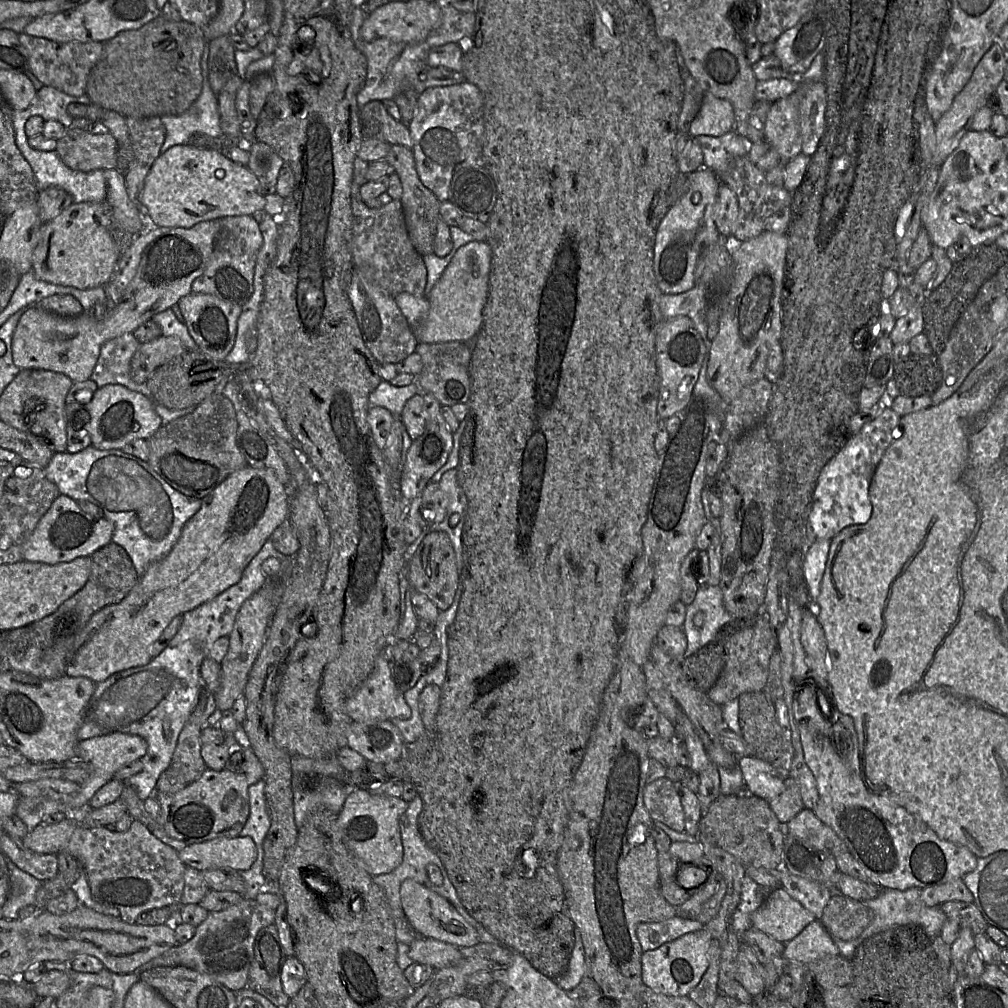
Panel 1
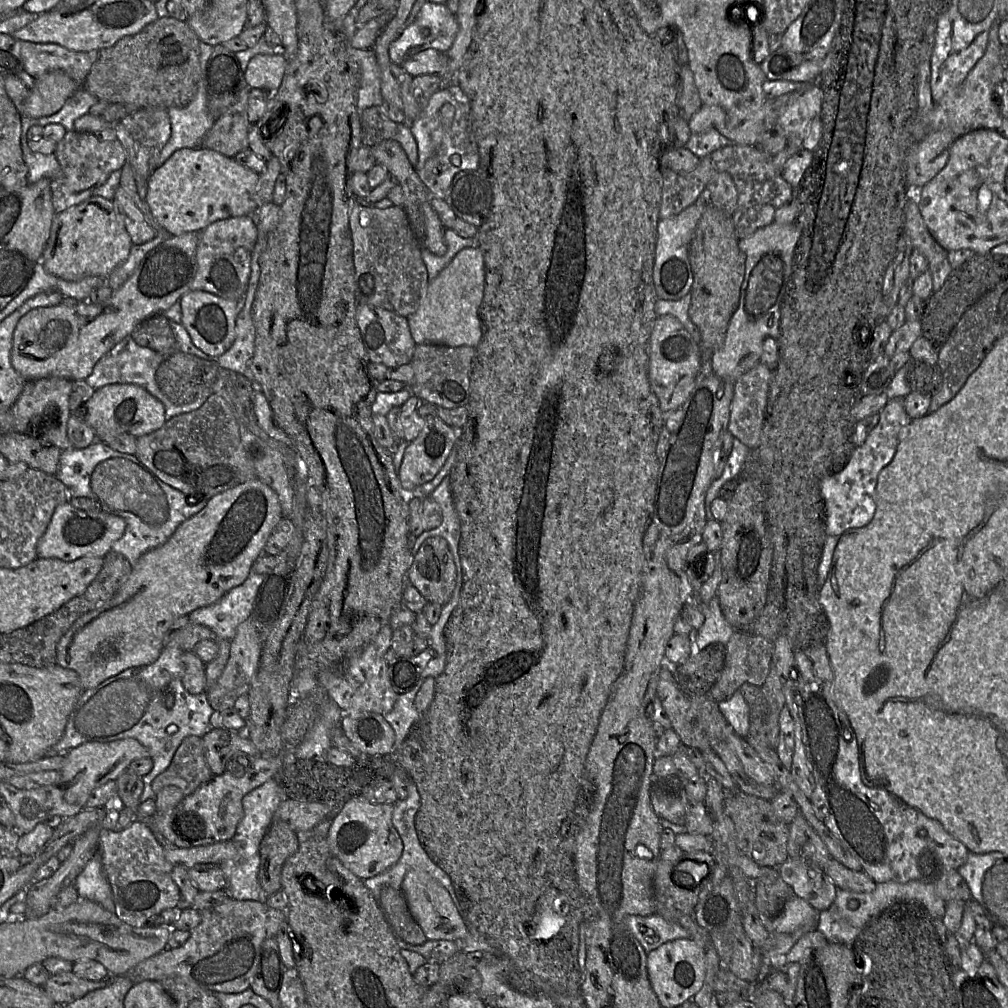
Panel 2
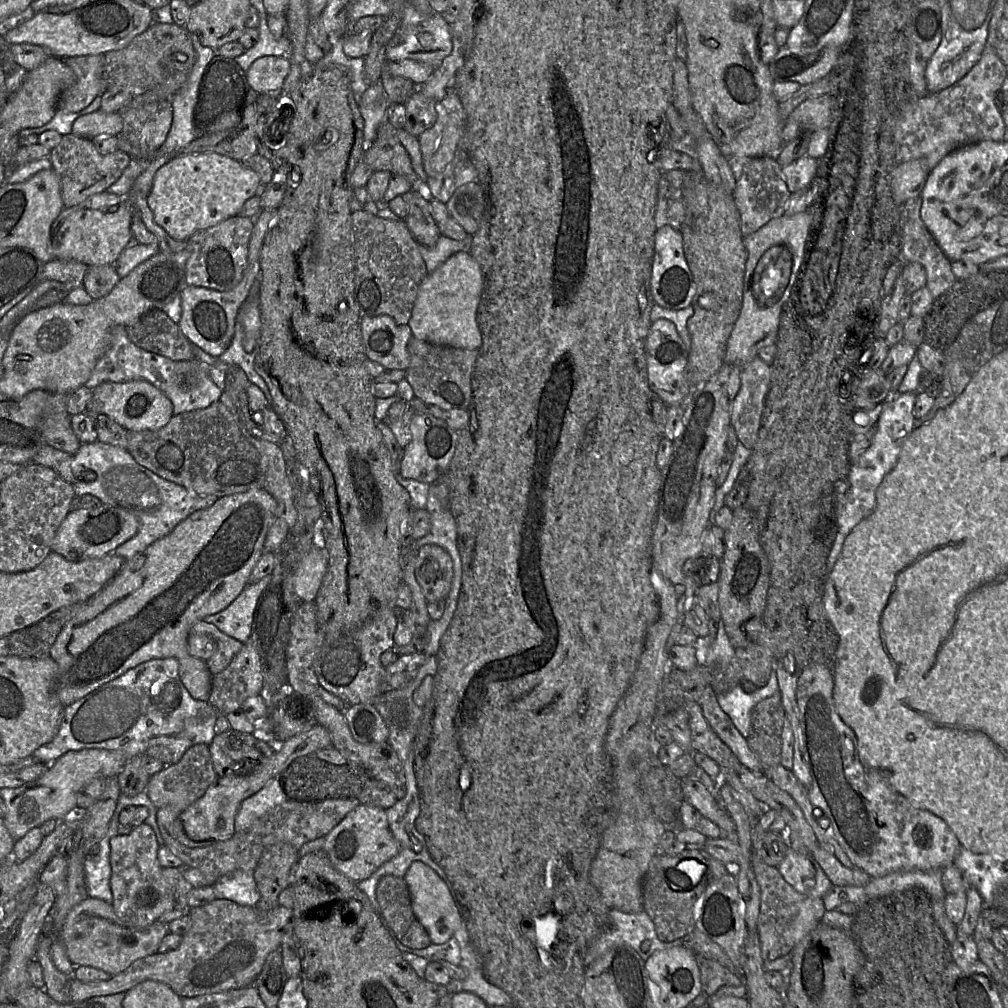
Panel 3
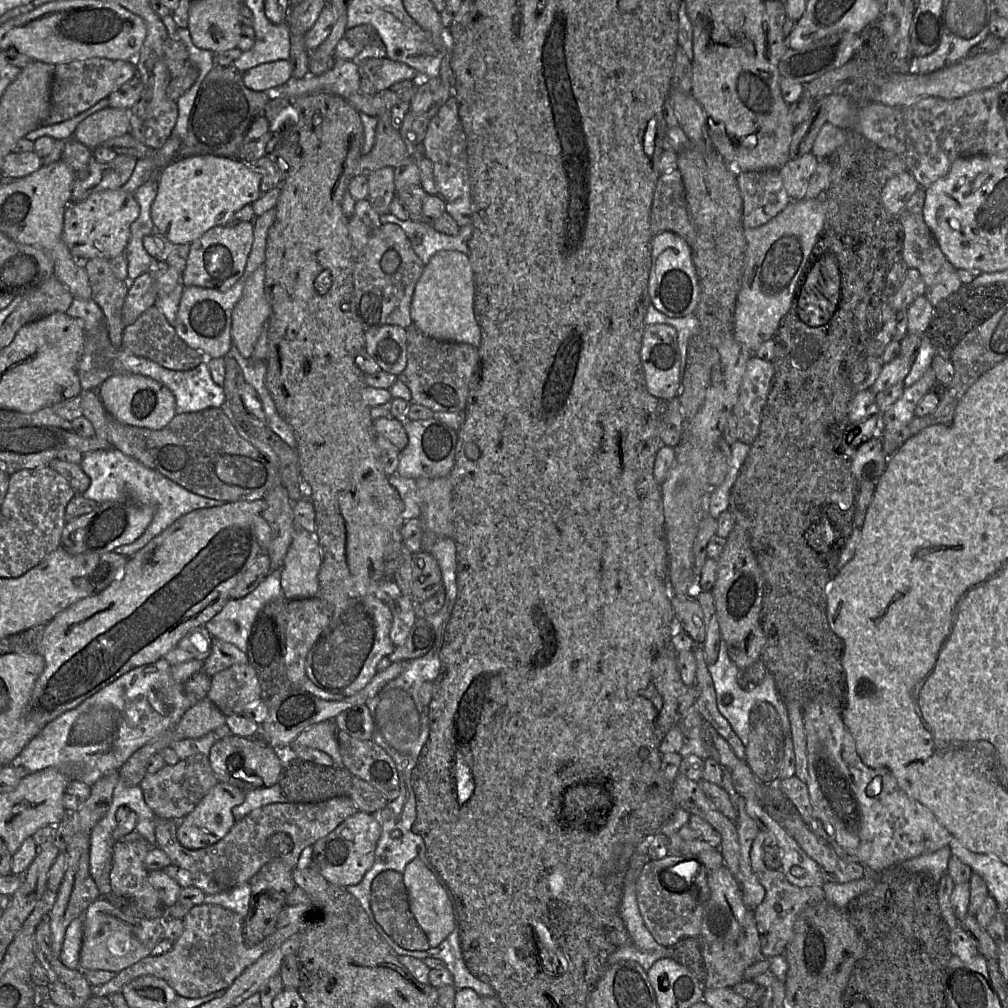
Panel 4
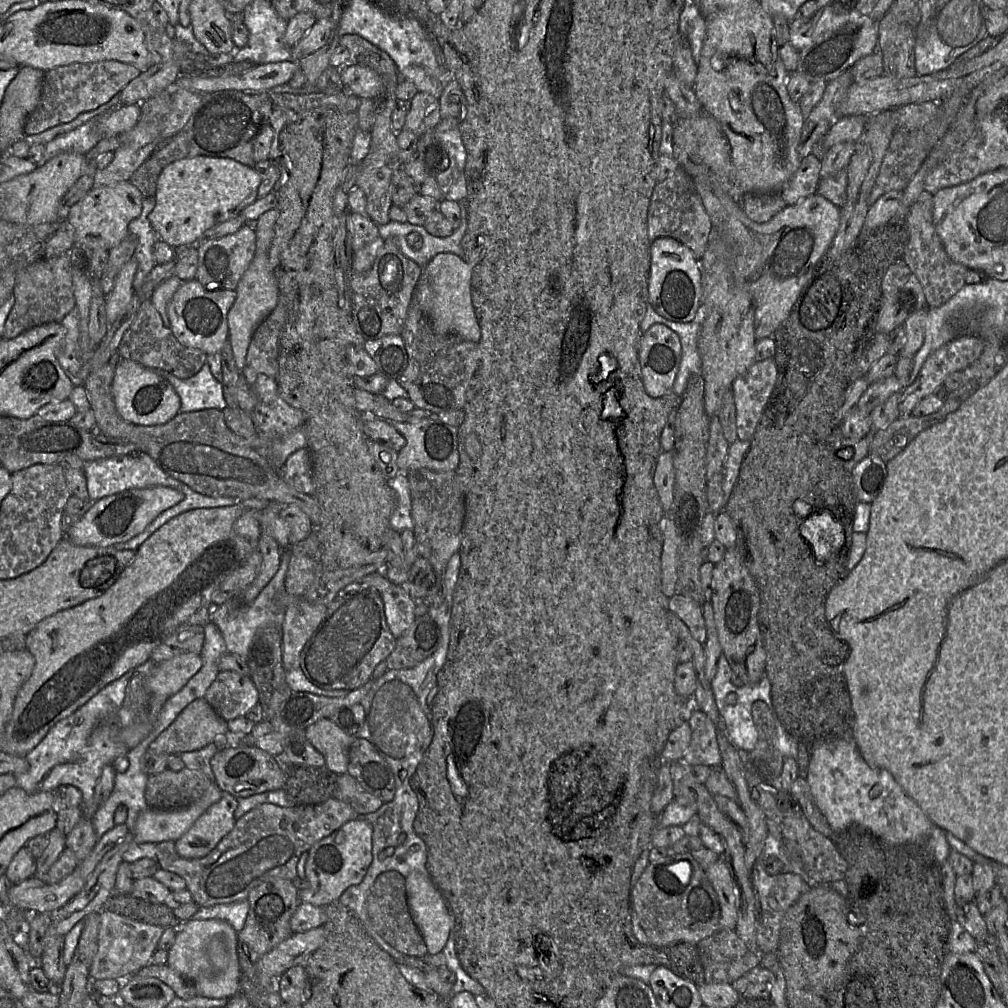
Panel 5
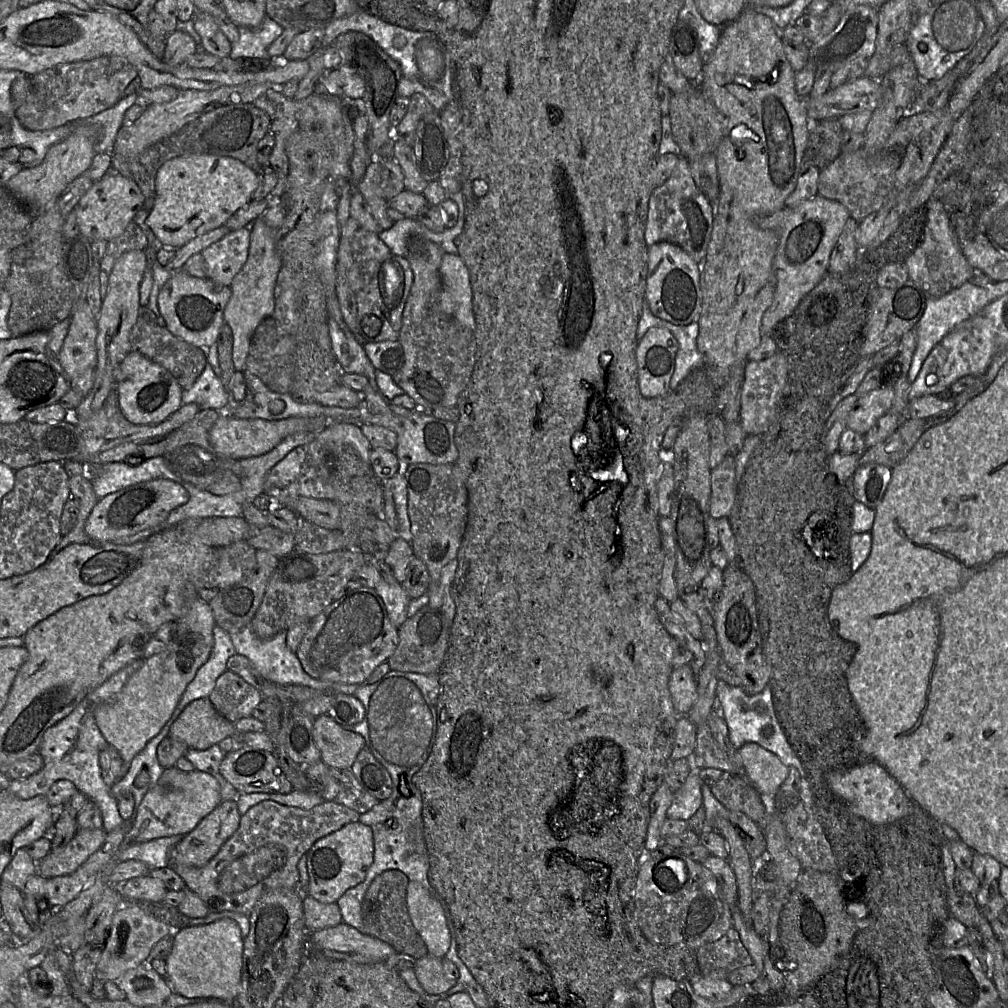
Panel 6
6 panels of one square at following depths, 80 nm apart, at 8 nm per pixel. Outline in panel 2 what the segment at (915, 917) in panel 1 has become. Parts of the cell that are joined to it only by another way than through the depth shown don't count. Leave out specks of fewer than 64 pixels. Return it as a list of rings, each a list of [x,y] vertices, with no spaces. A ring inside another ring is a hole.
[[[910,880],[905,883],[888,881],[876,884],[875,889],[869,893],[860,893],[837,888],[833,904],[828,909],[821,911],[818,915],[817,929],[827,938],[829,942],[854,946],[857,936],[864,927],[885,909],[896,903],[910,903],[920,906],[932,919],[943,918],[946,911],[946,902],[936,894],[935,884],[933,883],[924,883],[916,880]]]

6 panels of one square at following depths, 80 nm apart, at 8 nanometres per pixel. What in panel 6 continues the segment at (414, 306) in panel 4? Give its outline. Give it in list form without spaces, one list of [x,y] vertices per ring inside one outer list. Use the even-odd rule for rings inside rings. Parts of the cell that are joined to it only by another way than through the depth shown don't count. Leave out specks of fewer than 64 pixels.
[[[444,253],[439,272],[441,310],[474,332],[476,321],[473,312],[473,291],[466,264],[458,254]]]

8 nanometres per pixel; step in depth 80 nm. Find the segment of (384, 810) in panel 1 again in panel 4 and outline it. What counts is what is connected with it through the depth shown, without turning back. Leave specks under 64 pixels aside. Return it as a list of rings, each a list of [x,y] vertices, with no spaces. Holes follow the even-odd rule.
[[[357,811],[335,830],[316,841],[311,865],[331,884],[346,888],[358,884],[375,860],[375,849],[381,835],[381,826],[374,815]]]

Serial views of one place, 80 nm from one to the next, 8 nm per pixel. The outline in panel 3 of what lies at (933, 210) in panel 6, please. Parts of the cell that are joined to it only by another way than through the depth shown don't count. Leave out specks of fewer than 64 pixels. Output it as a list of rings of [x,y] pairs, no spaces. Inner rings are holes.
[[[921,195],[909,199],[901,207],[902,250],[901,257],[905,263],[918,262],[926,270],[926,286],[934,299],[938,298],[957,281],[952,271],[951,261],[941,250],[933,235],[921,218]]]

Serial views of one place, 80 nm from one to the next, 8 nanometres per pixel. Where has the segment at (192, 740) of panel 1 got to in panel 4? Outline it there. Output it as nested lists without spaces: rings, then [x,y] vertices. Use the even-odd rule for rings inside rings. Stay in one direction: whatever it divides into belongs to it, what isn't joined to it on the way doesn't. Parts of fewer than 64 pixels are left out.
[[[196,753],[179,760],[175,765],[165,764],[156,773],[147,773],[140,786],[146,804],[153,810],[156,817],[181,820],[193,811],[217,782],[218,780],[210,766],[209,756]]]

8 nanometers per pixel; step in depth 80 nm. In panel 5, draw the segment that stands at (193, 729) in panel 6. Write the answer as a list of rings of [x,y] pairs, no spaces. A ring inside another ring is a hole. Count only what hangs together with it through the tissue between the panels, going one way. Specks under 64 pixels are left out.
[[[205,697],[187,705],[174,722],[149,745],[145,758],[166,753],[180,754],[199,750],[214,742],[217,735],[229,731],[228,723],[220,717]]]

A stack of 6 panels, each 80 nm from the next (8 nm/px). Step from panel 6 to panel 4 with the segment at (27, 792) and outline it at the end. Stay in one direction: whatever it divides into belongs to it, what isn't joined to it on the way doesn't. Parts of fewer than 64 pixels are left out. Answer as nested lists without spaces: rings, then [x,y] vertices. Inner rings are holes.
[[[163,657],[138,666],[109,683],[77,707],[62,713],[47,724],[21,751],[12,763],[22,766],[29,773],[64,764],[83,766],[83,775],[78,778],[90,787],[105,773],[116,772],[128,758],[146,743],[173,728],[186,710],[193,705],[184,684],[176,682],[171,675],[172,665]]]

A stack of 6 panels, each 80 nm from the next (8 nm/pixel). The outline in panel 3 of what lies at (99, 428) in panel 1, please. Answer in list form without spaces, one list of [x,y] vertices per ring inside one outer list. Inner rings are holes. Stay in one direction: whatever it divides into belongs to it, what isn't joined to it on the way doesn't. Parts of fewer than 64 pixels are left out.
[[[147,381],[104,382],[93,390],[85,413],[104,414],[127,431],[156,431],[172,418],[173,405],[164,393]]]

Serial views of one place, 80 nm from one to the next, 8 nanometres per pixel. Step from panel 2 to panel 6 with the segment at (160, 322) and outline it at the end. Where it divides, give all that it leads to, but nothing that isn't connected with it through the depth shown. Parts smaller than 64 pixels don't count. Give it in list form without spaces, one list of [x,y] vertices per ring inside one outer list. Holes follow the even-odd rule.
[[[146,305],[140,306],[137,320],[129,336],[130,351],[135,351],[165,368],[183,390],[190,389],[203,372],[207,362],[207,349],[189,344],[174,336],[165,326],[160,326],[154,312]]]

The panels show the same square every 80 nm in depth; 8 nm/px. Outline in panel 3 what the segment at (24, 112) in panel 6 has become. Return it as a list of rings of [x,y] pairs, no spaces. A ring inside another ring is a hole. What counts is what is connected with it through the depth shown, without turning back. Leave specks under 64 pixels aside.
[[[104,54],[70,57],[63,59],[75,73],[77,80],[74,85],[65,89],[57,101],[57,111],[76,113],[86,108],[96,97],[101,97],[107,90],[104,81]]]

